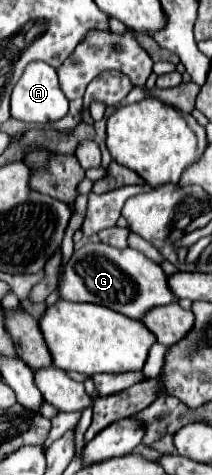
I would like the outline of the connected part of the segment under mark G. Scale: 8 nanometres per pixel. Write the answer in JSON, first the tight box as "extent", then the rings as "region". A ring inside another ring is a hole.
{"extent":[58,243,180,319],"region":[[[86,243],[78,251],[74,251],[64,269],[58,291],[60,297],[66,301],[100,303],[132,319],[142,319],[154,307],[180,301],[172,293],[168,277],[160,265],[148,261],[136,249],[116,249],[106,243]]]}

